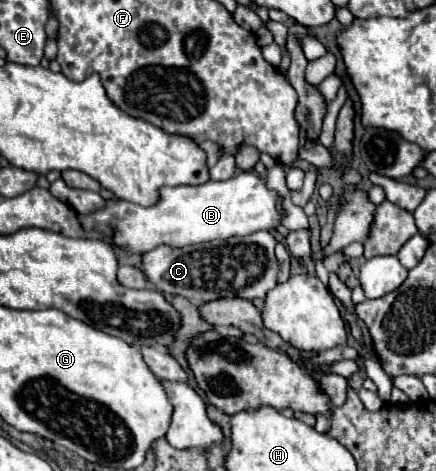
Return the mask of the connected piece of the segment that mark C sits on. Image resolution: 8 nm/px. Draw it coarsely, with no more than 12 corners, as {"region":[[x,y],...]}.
{"region":[[268,231],[156,247],[144,275],[192,303],[264,299],[278,285]]}

